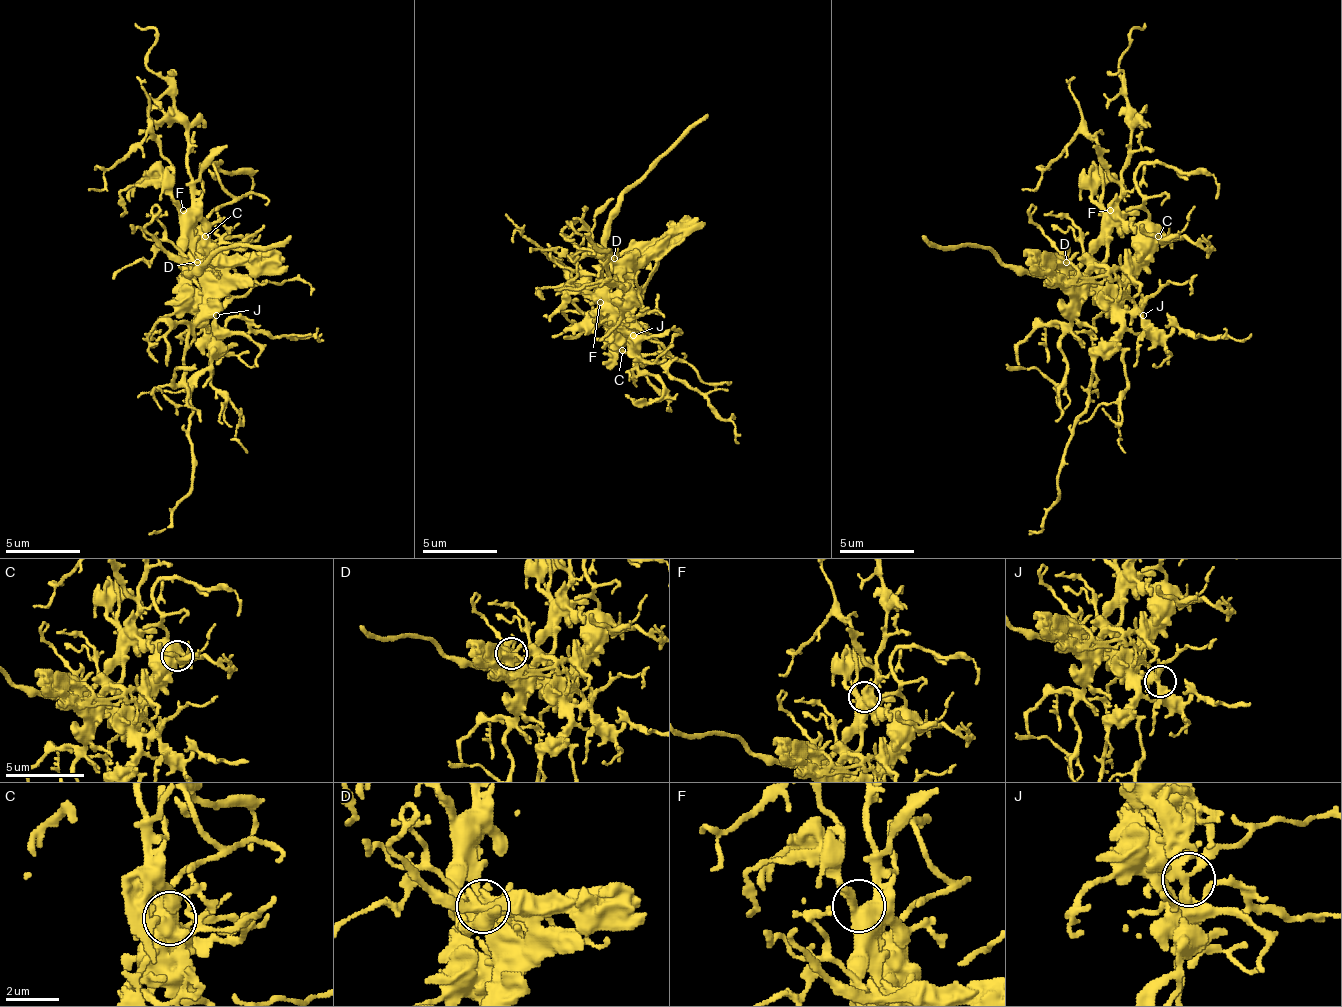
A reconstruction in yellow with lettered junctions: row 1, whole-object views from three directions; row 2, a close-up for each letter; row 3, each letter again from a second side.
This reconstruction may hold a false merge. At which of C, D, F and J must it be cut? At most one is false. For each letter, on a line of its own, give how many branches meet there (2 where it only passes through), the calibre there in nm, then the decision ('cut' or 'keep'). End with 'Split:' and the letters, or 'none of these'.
C: 3 branches meet; 550 nm thick; keep
D: 2 branches meet; 340 nm thick; keep
F: 3 branches meet; 500 nm thick; keep
J: 3 branches meet; 320 nm thick; keep
Split: none of these

